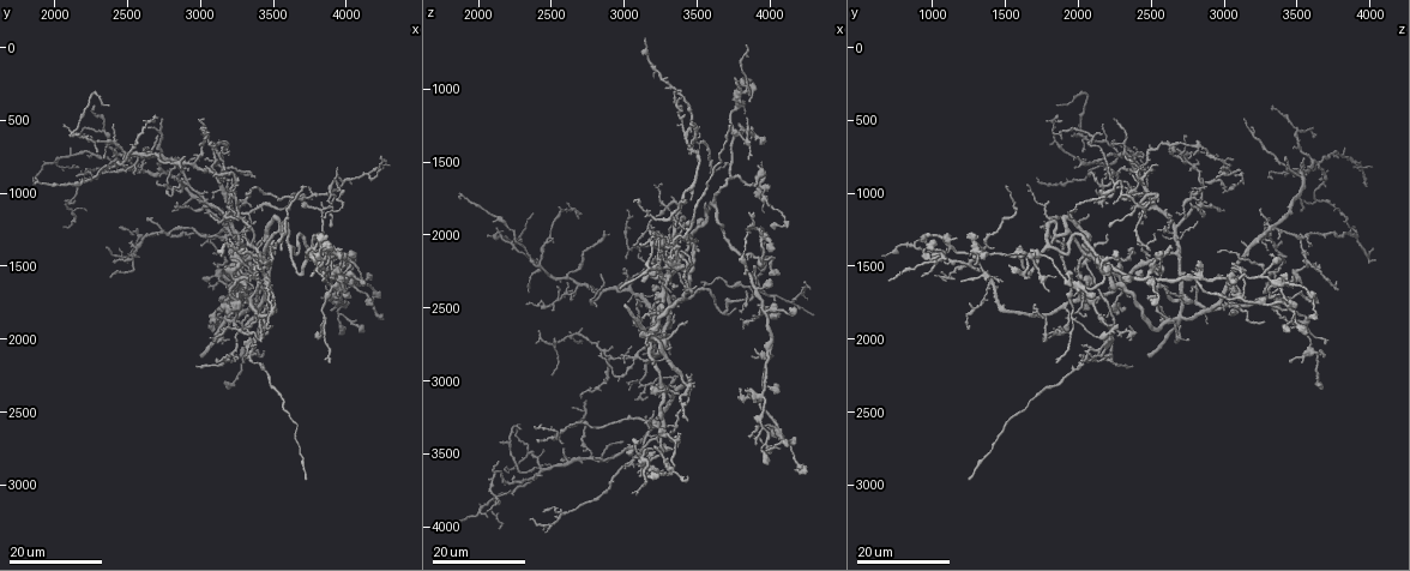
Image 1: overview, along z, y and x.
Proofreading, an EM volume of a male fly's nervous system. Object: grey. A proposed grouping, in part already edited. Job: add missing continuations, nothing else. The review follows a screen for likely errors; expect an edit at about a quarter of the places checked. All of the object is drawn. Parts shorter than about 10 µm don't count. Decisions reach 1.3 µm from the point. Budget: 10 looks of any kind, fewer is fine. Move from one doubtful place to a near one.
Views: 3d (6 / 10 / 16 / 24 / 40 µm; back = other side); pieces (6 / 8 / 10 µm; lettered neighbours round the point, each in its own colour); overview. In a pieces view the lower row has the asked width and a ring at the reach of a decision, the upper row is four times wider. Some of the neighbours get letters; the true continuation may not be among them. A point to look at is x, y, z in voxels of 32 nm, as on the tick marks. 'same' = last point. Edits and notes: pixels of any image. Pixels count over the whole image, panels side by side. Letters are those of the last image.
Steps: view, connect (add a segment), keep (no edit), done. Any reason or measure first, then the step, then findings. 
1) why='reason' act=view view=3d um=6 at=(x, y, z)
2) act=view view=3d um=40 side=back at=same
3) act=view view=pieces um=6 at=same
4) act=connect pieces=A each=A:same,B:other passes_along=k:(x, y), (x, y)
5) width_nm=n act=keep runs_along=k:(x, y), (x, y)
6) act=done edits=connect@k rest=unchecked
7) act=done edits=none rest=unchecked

why='an open end' act=view view=3d um=16 at=(2140, 900, 3440)

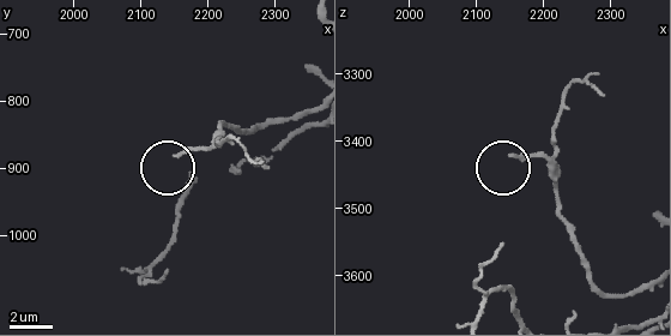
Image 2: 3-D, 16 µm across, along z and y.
act=view view=pieces um=10 at=(2155, 880, 3425)

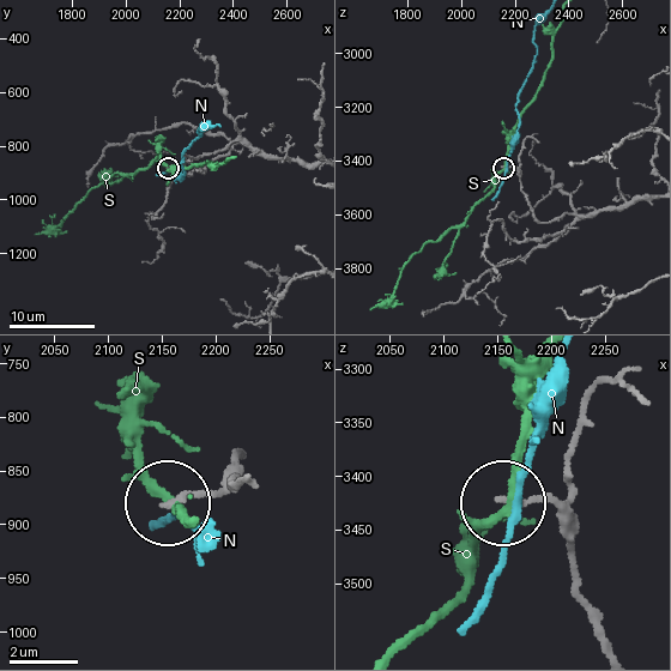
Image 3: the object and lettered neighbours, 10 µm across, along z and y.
act=keep each=N:other,S:other found='no lettered segment goes on from it'

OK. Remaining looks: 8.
why='tapers out' act=view view=3d um=24 at=(2800, 1120, 3540)

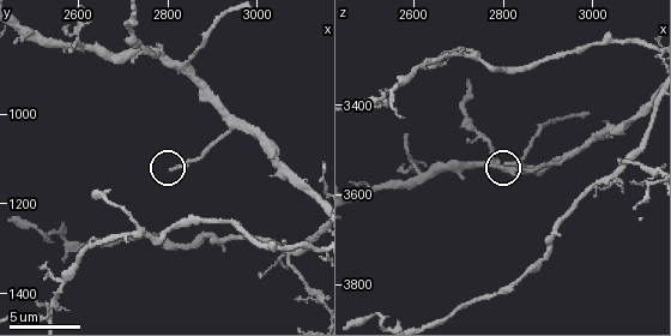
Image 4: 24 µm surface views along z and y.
act=view view=pieces um=10 at=(2815, 1125, 3535)

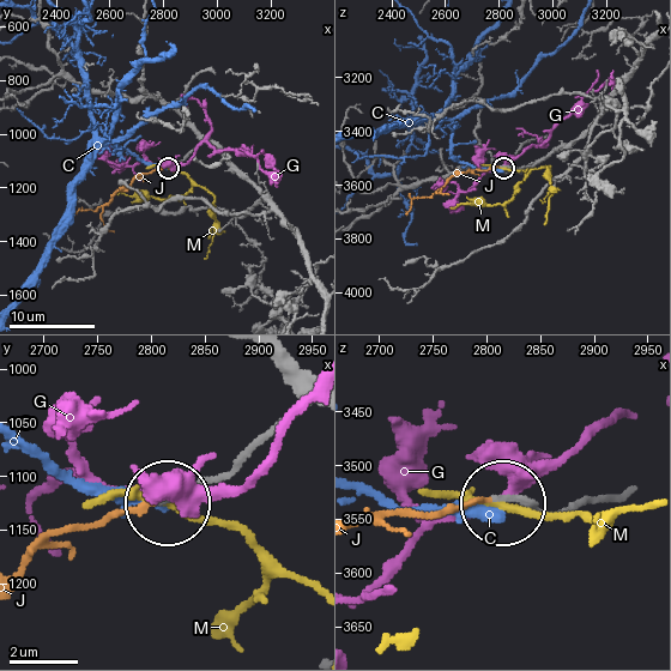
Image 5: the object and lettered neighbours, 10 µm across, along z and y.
act=connect pieces=J each=C:other,G:other,J:same,M:other passes_along=5:(524, 167), (458, 171), (429, 197), (415, 199), (406, 213) found='it goes on there'

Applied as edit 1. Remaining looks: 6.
why='free end' act=view view=3d um=24 at=(3440, 1900, 3260)

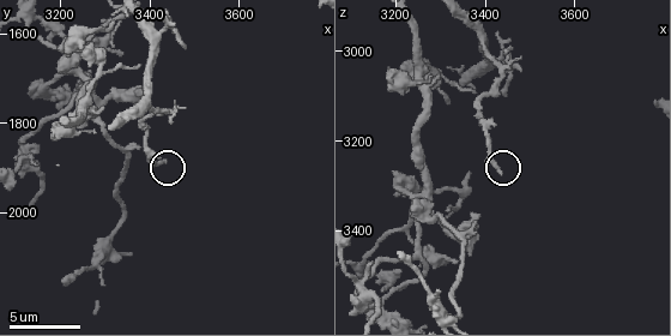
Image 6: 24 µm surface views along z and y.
act=view view=pieces um=6 at=(3440, 1880, 3270)

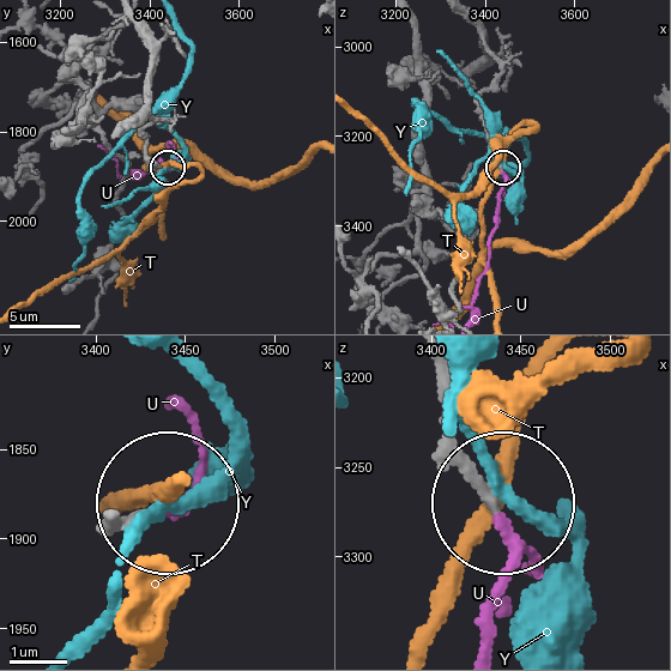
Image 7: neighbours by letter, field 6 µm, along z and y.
act=connect pieces=U each=T:other,U:same,Y:other passes_along=7:(442, 364), (461, 475), (508, 560), (485, 646) found='it goes on there'

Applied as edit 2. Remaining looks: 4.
act=view view=overview

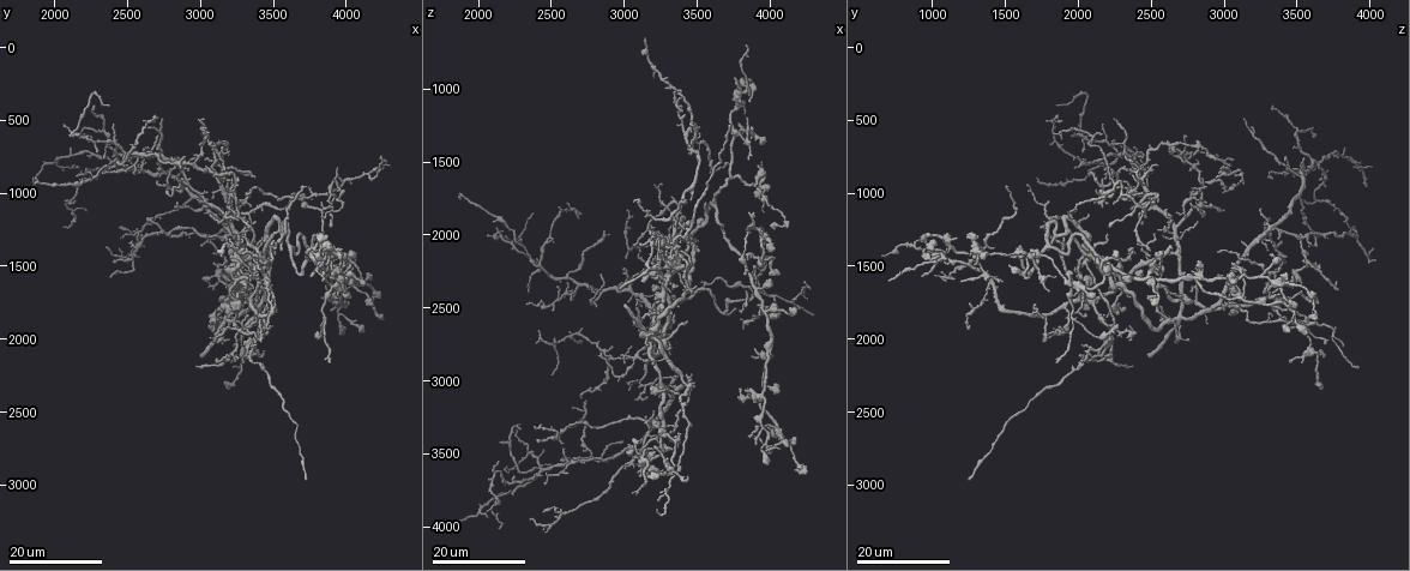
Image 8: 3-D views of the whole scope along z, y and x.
act=view view=3d um=16 at=(3020, 2100, 2500)

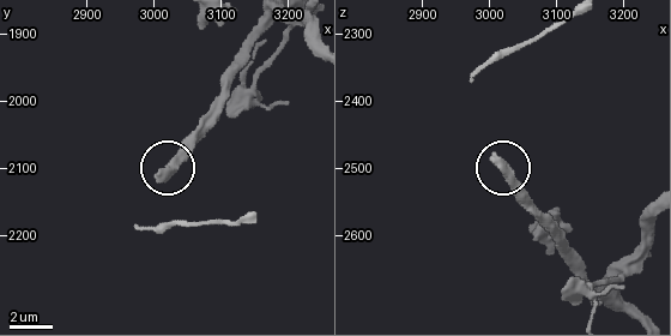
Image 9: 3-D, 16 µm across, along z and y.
act=view view=pieces um=6 at=(3010, 2115, 2485)

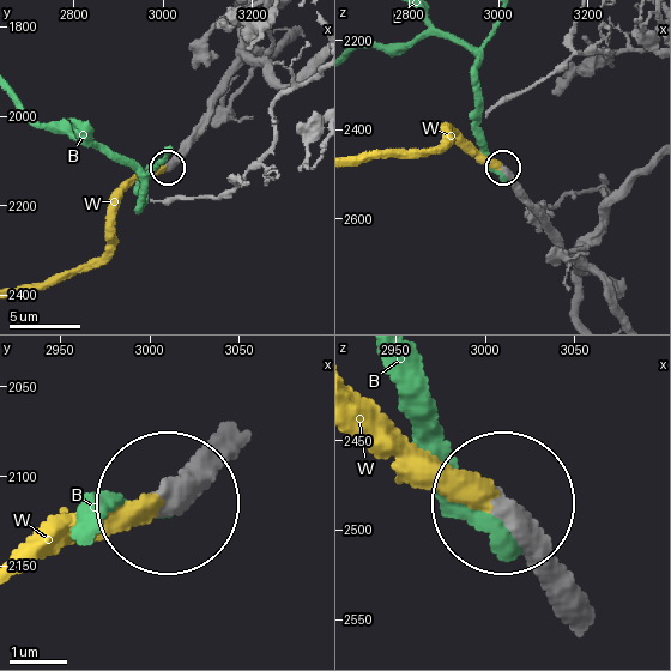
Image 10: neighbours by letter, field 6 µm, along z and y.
act=connect pieces=W each=B:other,W:same passes_along=10:(562, 576), (501, 509), (424, 485), (367, 433) found='it goes on there'

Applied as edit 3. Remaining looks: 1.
act=done edits=connect@5,connect@7,connect@10 rest=unchecked

